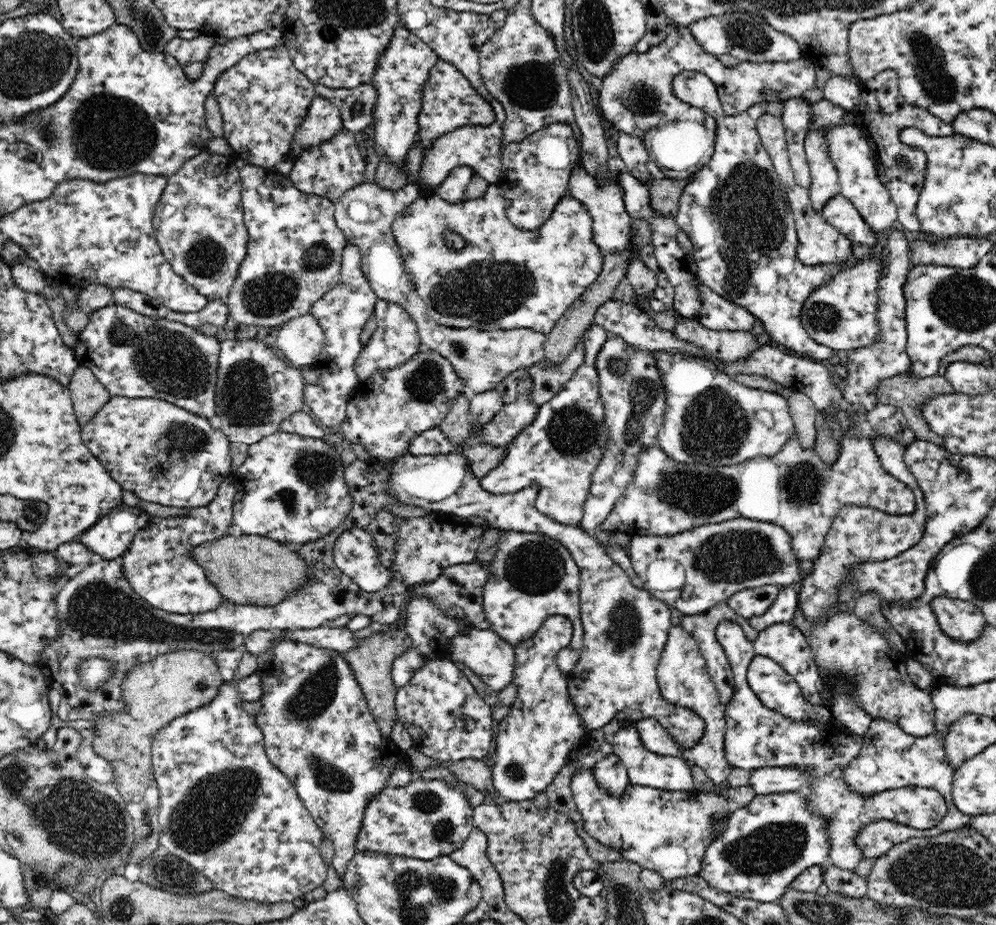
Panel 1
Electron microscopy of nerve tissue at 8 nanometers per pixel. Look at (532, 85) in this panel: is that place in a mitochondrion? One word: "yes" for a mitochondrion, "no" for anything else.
yes

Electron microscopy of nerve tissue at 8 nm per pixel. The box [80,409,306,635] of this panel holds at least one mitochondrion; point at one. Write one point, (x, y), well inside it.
(182, 442)

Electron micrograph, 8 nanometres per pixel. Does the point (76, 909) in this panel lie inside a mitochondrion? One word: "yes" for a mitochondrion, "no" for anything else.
no

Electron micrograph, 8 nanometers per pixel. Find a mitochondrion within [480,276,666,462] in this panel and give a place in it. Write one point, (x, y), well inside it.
(643, 392)

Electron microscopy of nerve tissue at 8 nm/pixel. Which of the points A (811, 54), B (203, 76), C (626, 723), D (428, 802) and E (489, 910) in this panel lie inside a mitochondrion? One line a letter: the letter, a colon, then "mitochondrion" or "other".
A: other
B: other
C: other
D: mitochondrion
E: other

